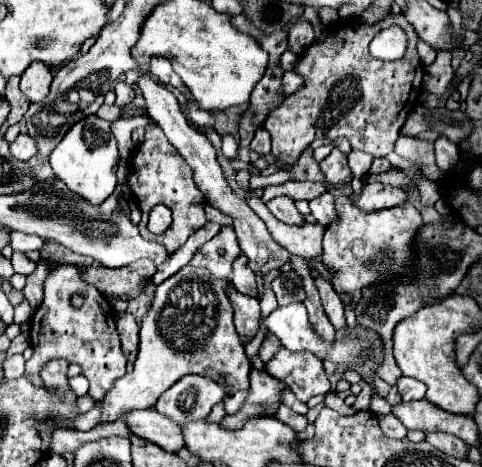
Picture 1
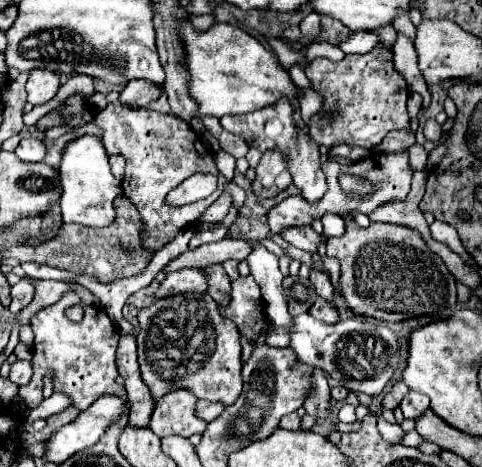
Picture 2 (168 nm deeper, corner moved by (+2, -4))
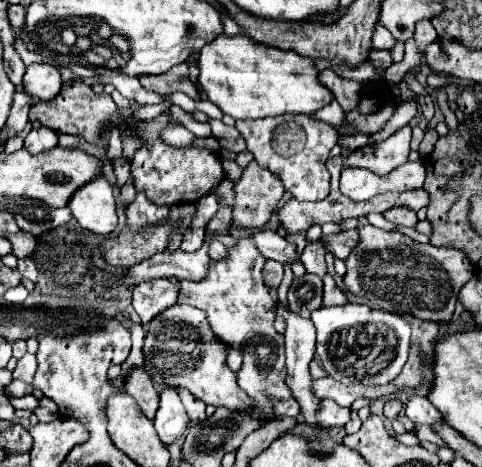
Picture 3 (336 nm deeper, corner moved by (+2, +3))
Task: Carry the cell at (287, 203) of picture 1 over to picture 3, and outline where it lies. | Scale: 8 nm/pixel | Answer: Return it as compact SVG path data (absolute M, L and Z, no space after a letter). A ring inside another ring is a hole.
M341 231L341 233L335 233L335 235L321 235L319 243L325 243L325 249L329 253L333 253L335 257L339 259L345 259L353 245L357 243L357 231Z

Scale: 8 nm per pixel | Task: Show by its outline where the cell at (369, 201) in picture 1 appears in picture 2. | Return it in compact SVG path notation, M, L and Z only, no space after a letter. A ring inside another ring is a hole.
M419 172L419 178L413 178L413 184L411 184L411 192L407 196L407 200L403 202L389 202L389 204L383 204L379 206L371 216L369 220L371 222L385 222L385 224L397 224L397 226L405 226L405 228L411 228L411 230L417 230L421 234L421 238L425 240L425 244L437 254L437 256L445 256L447 248L445 244L439 244L435 242L431 236L429 236L429 224L425 222L421 210L419 210L419 202L423 198L423 192L425 192L425 178L427 178L427 172Z

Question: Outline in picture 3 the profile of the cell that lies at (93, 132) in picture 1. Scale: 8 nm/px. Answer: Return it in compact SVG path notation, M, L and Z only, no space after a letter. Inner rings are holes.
M103 173L81 185L73 193L67 207L71 209L71 215L77 219L77 223L95 235L107 237L117 227L113 185Z

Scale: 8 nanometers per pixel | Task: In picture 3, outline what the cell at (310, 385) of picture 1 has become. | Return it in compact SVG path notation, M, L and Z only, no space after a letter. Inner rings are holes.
M321 399L319 409L317 409L317 421L321 423L321 427L335 427L335 425L345 425L349 421L351 409L339 407L335 401L331 399Z

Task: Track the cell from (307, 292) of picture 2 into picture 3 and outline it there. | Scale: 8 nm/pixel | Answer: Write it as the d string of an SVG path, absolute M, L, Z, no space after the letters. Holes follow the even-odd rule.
M305 273L303 277L295 277L287 293L289 309L301 313L301 317L309 317L313 309L321 307L321 295L323 281L319 277L313 277L309 273Z

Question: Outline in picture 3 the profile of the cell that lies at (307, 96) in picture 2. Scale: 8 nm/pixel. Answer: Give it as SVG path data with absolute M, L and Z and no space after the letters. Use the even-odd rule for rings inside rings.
M333 97L331 103L325 105L323 109L319 109L319 111L315 111L313 117L319 119L319 121L325 121L325 123L329 125L333 125L333 127L337 127L337 125L341 125L341 121L343 121L343 109L341 109L341 105L339 105L339 103L335 101L335 97Z

